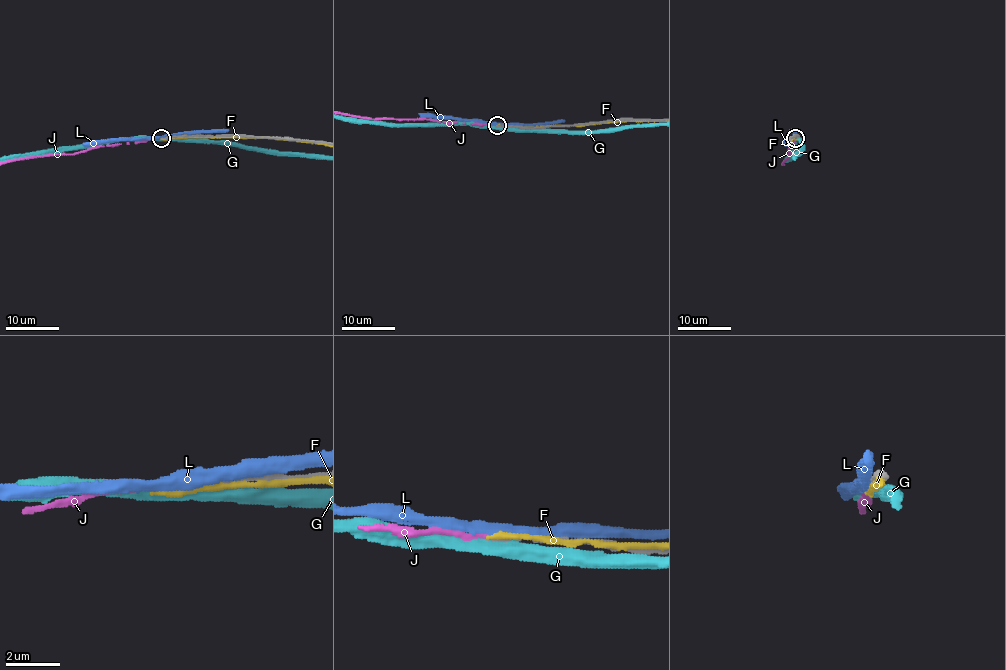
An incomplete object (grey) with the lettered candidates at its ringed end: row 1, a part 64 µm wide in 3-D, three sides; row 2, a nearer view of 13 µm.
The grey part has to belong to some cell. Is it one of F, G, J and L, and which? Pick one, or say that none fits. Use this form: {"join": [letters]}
{"join": ["J"]}

